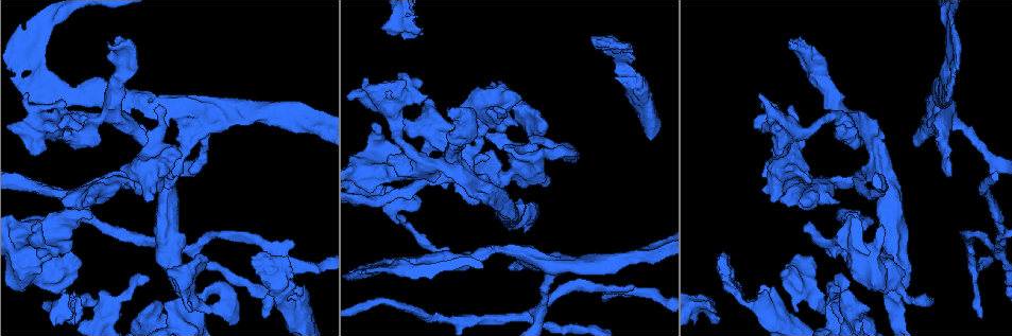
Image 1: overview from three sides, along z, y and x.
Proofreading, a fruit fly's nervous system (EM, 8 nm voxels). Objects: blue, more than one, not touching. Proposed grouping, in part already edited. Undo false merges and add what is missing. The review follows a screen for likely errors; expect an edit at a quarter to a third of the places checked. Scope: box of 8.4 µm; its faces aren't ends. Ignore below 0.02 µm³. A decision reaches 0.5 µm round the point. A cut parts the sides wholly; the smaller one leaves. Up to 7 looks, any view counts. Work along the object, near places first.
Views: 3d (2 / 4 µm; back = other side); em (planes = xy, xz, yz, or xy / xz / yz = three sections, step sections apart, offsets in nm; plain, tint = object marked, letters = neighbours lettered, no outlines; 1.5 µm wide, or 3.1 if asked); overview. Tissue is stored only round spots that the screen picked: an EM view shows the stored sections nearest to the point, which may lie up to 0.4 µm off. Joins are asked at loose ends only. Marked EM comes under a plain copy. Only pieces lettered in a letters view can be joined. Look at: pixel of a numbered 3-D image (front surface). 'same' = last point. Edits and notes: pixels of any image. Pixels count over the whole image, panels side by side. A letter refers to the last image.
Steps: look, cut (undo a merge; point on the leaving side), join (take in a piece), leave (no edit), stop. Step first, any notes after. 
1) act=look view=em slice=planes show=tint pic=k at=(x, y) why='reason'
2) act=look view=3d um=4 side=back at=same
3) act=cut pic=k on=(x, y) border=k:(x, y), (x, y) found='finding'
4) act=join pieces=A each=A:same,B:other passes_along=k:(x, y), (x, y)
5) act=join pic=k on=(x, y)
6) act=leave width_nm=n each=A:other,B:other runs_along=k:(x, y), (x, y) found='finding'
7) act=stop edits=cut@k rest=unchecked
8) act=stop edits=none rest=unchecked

act=look view=em slice=planes show=letters pic=1 at=(792, 106)

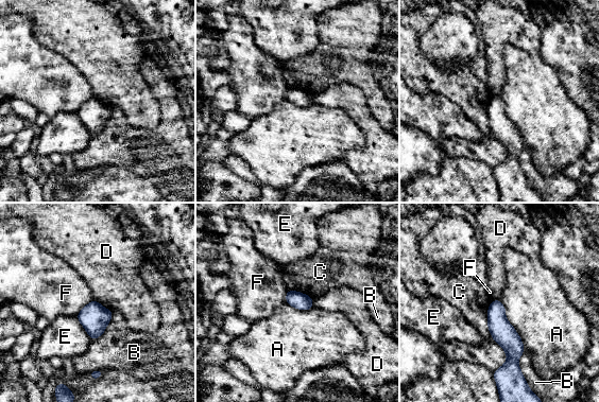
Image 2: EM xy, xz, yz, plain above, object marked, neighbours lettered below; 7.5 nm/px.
act=leave each=A:other,B:other,C:other,D:other,E:other,F:other border=2:(499, 299), (506, 318), (525, 348) found='no lettered piece goes on from it'

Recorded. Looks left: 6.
act=look view=em slice=planes show=letters pic=1 at=(798, 312) why='an open end'

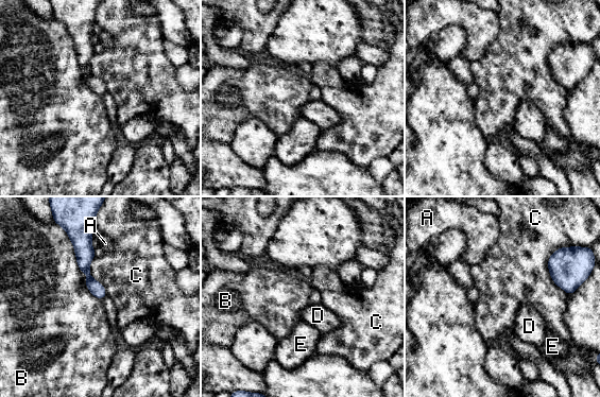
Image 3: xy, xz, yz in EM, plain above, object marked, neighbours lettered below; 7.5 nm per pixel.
act=leave longest_contact=C:360nm each=A:other,B:other,C:other,D:other,E:other runs_along=3:(88, 236), (85, 270), (101, 295) found='no lettered piece goes on from it'

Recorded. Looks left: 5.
act=look view=em slice=planes show=letters pic=1 at=(605, 301) why='thin end'

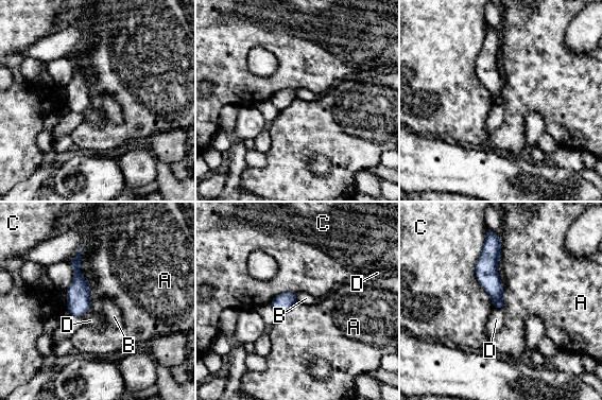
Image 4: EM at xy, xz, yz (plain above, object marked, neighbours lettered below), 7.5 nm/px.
act=leave each=A:other,B:other,C:other,D:other border=4:(90, 288), (88, 310) found='none of them fits'

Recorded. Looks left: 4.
act=stop edits=none rest=unchecked

